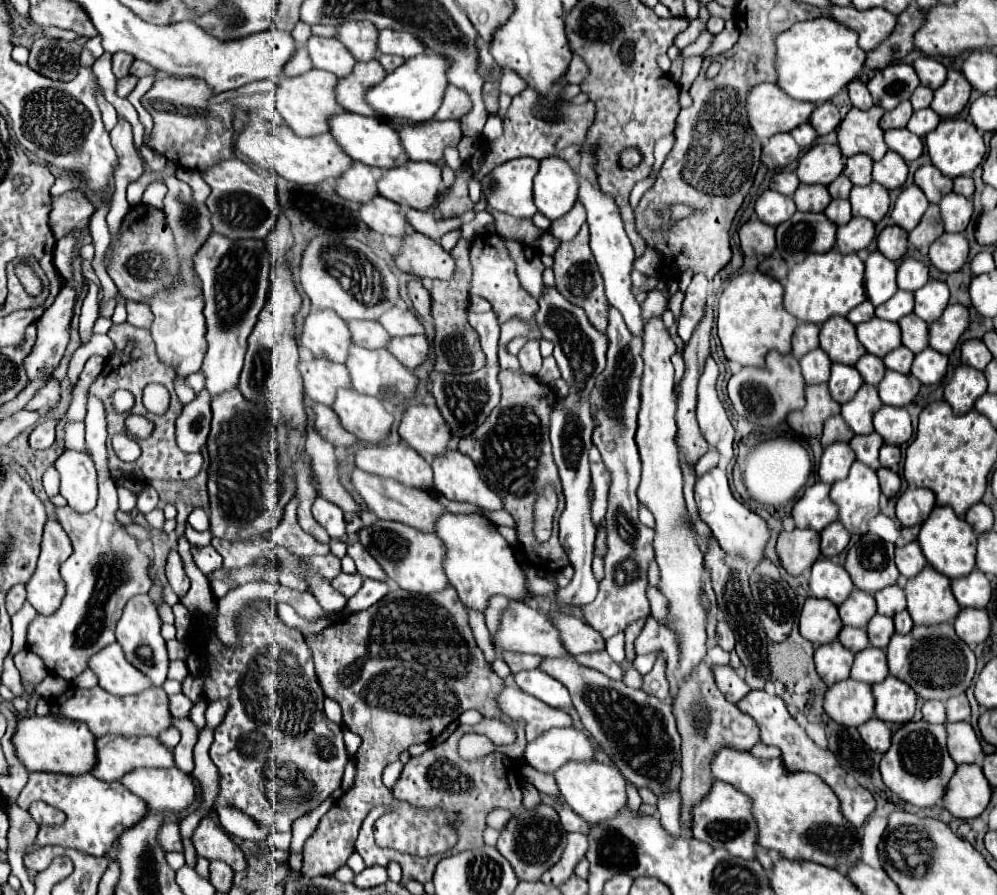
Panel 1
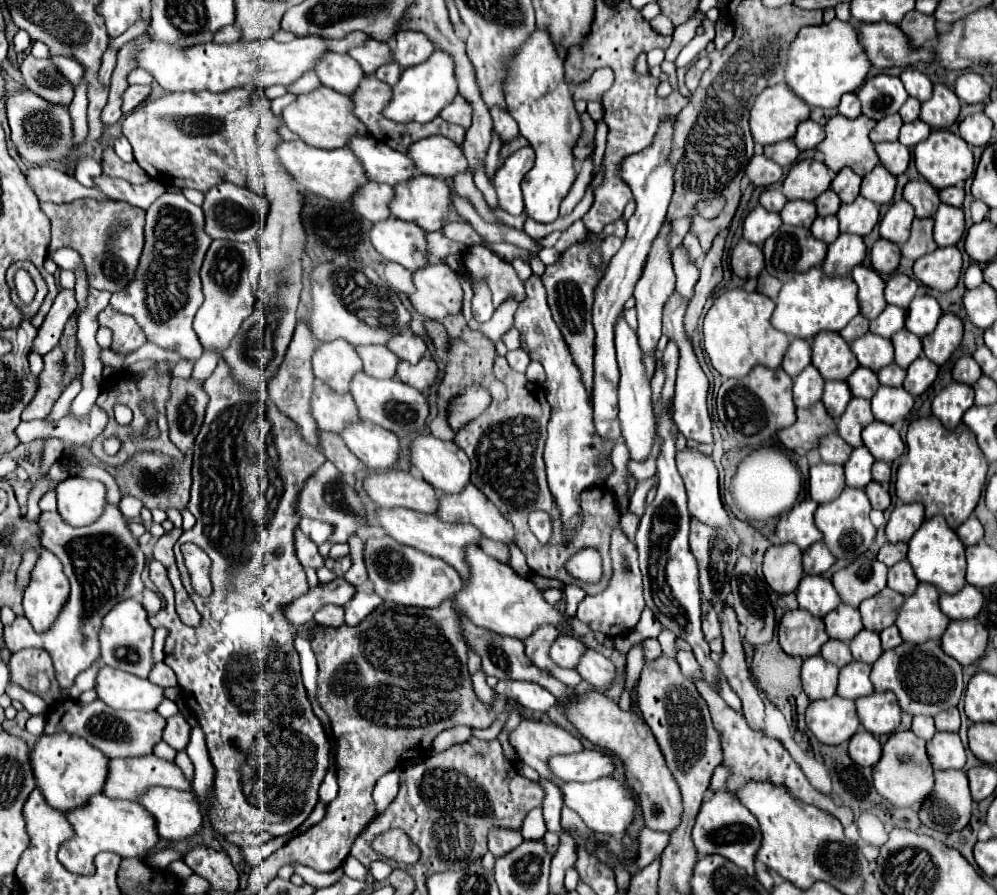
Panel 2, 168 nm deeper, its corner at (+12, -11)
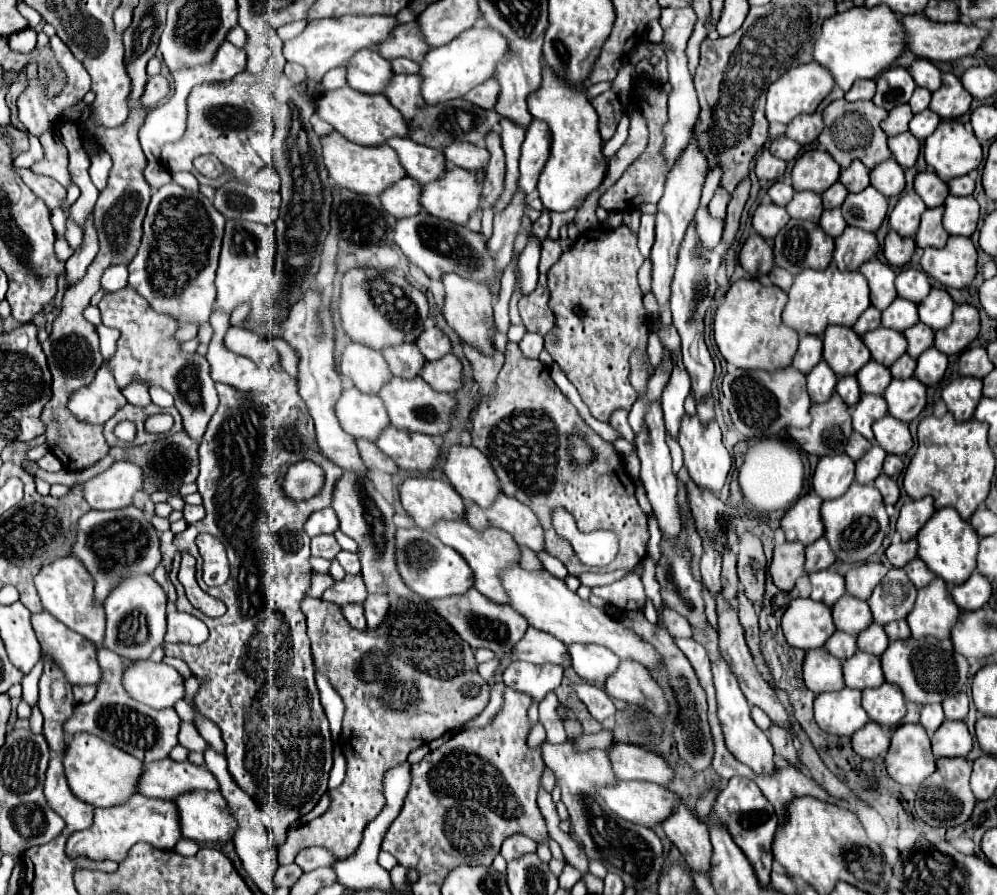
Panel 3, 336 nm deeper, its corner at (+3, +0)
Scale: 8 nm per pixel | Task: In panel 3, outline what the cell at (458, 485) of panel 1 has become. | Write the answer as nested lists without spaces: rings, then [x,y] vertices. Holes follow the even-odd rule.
[[[497,495],[493,505],[489,507],[479,507],[477,503],[469,503],[465,509],[465,521],[471,527],[477,527],[479,531],[489,525],[495,525],[511,533],[515,543],[525,545],[533,551],[543,549],[543,529],[537,517],[527,505],[523,505],[513,497]]]

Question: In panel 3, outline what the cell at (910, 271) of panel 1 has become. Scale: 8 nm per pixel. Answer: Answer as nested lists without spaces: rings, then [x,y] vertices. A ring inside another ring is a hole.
[[[913,267],[903,269],[897,275],[895,283],[897,283],[897,295],[913,303],[921,303],[921,299],[925,299],[925,295],[929,295],[929,289],[931,289],[927,273]]]

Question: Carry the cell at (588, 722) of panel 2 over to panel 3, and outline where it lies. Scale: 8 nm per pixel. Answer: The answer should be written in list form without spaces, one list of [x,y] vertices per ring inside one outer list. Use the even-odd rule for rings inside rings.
[[[681,801],[665,823],[661,823],[665,835],[677,845],[681,855],[685,857],[687,865],[693,871],[709,873],[709,859],[711,859],[711,843],[707,825],[699,823],[691,809]]]

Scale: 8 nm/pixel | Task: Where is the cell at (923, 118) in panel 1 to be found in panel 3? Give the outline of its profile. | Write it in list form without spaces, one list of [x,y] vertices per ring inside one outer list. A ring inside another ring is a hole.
[[[925,109],[921,113],[917,113],[911,123],[909,123],[909,131],[919,139],[919,141],[925,141],[933,131],[935,127],[939,125],[941,117],[937,113],[933,113],[931,109]]]

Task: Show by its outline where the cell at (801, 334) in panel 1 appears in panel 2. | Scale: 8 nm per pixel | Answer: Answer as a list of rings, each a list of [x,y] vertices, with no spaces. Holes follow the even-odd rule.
[[[794,338],[790,342],[790,348],[784,356],[784,362],[782,362],[782,368],[786,370],[788,376],[796,376],[800,374],[800,370],[804,370],[812,360],[812,348],[810,348],[810,342],[808,340],[802,340],[802,338]]]

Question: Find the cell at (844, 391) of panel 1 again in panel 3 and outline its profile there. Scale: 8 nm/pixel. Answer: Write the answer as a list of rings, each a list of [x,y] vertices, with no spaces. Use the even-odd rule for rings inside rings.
[[[853,375],[841,377],[841,379],[837,381],[837,385],[835,385],[835,391],[841,395],[841,399],[845,399],[845,403],[847,403],[849,407],[853,407],[853,405],[859,401],[859,397],[861,397],[859,383],[857,383],[857,379],[855,379]]]

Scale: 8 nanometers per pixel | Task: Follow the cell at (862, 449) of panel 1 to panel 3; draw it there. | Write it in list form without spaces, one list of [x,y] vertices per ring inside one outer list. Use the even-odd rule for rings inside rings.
[[[873,443],[871,449],[855,463],[855,481],[857,483],[869,483],[869,481],[873,481],[881,473],[885,455],[887,453],[877,443]]]

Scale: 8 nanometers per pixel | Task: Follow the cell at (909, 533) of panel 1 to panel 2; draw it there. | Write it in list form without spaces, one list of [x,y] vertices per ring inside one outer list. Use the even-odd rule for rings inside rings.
[[[900,542],[900,544],[884,544],[884,546],[880,548],[880,552],[878,552],[876,558],[890,568],[890,566],[894,566],[896,562],[904,560],[904,558],[906,558],[906,552],[908,552],[908,546],[906,546],[904,542]]]

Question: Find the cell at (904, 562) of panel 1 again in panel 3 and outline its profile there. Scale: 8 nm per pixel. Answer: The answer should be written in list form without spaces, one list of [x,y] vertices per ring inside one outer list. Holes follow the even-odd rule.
[[[915,557],[913,561],[909,561],[909,563],[903,567],[903,571],[909,575],[909,579],[913,581],[913,585],[915,585],[917,589],[929,585],[929,583],[935,579],[933,571],[929,571],[919,557]]]

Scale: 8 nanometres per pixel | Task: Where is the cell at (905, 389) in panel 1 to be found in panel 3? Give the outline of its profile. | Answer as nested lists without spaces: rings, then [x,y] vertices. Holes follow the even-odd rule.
[[[915,377],[893,379],[889,387],[885,389],[883,397],[887,401],[889,415],[893,415],[899,421],[909,423],[923,411],[927,403],[927,389]]]

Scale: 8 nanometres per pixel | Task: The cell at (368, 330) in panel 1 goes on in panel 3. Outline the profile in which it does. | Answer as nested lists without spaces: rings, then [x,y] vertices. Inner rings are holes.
[[[401,343],[393,347],[385,347],[381,353],[389,365],[389,371],[405,379],[417,377],[417,373],[421,371],[425,363],[425,357],[421,355],[421,351],[417,351],[415,343]]]

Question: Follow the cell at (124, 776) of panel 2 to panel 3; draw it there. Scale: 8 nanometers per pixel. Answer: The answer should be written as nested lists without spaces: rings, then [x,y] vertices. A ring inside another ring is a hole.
[[[169,757],[145,763],[137,783],[137,793],[157,799],[175,799],[177,795],[195,789],[215,791],[217,781],[205,767],[193,765],[191,761],[179,763]]]

